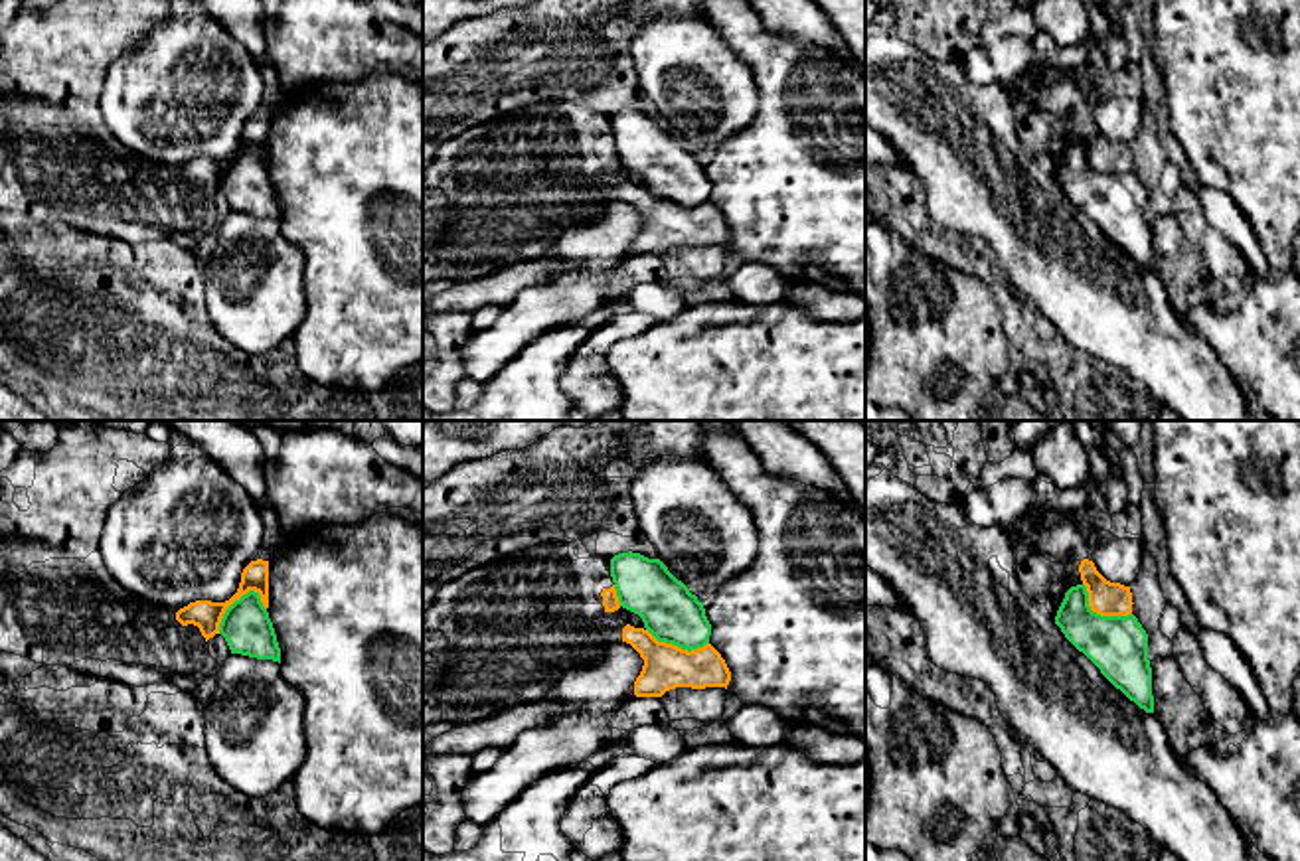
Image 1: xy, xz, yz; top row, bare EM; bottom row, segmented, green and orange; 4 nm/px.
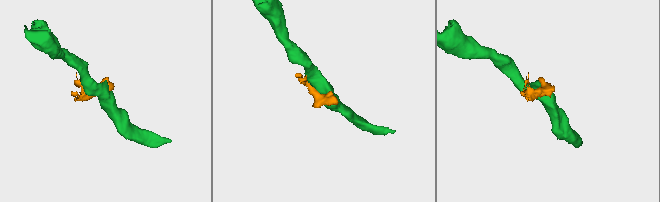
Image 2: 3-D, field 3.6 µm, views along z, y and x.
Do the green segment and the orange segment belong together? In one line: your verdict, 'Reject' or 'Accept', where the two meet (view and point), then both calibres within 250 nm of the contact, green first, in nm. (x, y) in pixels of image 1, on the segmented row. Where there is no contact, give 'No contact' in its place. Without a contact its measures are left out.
Reject. Touches green at xy (230, 607). Thickness 200 nm (green) against 120 nm

